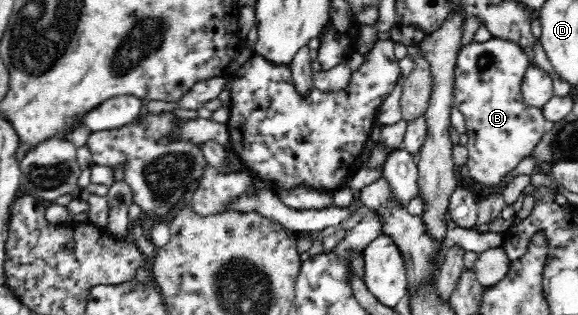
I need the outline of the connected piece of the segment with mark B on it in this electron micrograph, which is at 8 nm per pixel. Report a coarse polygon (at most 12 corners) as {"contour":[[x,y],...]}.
{"contour":[[491,37],[461,47],[466,166],[499,186],[549,129],[524,103],[531,62]]}

